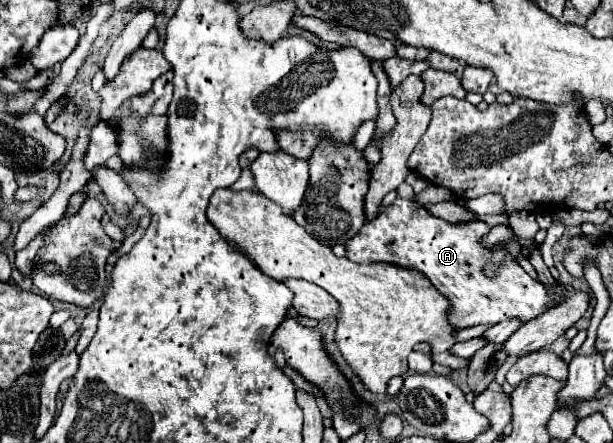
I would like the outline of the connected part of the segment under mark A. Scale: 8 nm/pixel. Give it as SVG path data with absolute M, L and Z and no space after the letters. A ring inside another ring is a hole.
M396 198L374 220L366 222L360 232L346 244L346 258L356 264L386 262L426 274L432 286L450 300L448 324L454 330L480 324L492 326L512 318L528 322L554 308L556 302L548 298L546 288L540 282L532 280L510 256L500 266L496 278L488 278L482 274L482 266L492 250L480 248L478 242L488 230L490 228L484 222L444 222L440 218L434 218L418 202Z

